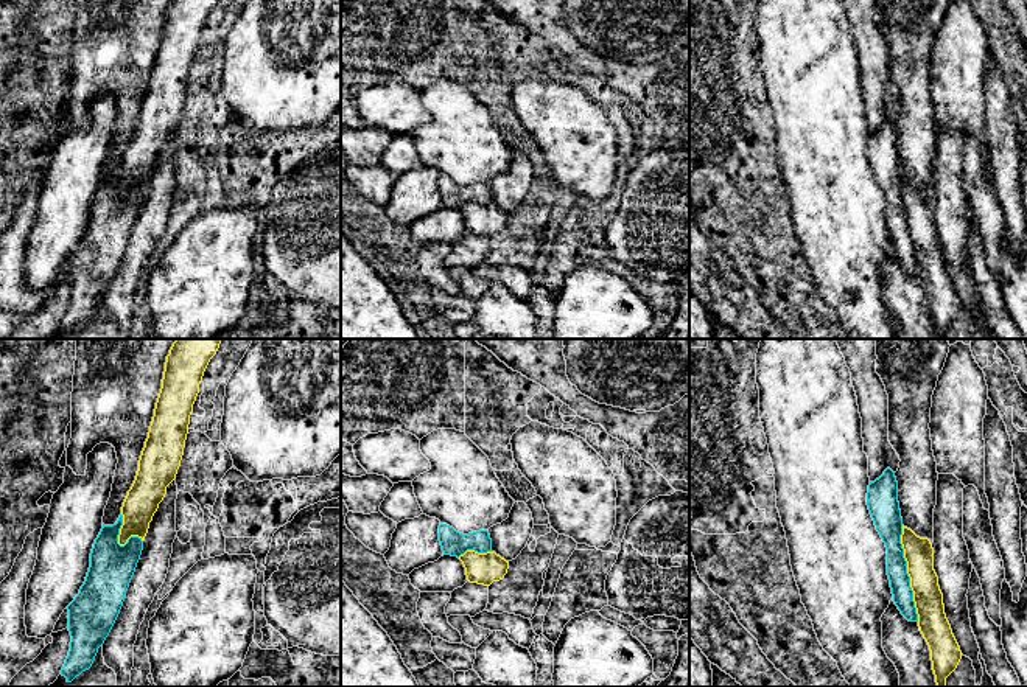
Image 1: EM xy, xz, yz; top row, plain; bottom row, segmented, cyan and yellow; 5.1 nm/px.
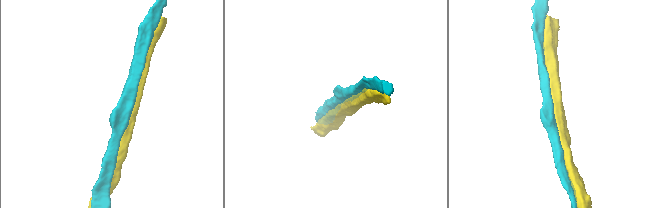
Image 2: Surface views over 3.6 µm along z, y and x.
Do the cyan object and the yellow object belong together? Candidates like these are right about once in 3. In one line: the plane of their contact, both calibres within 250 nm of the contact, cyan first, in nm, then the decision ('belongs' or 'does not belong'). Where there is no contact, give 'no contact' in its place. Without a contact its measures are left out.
contact in yz; calibres 130 and 150 nm; does not belong

